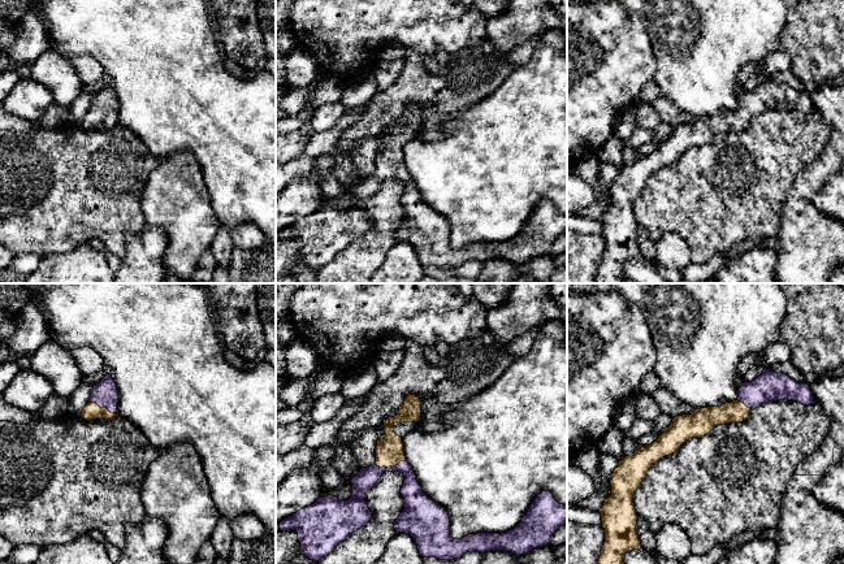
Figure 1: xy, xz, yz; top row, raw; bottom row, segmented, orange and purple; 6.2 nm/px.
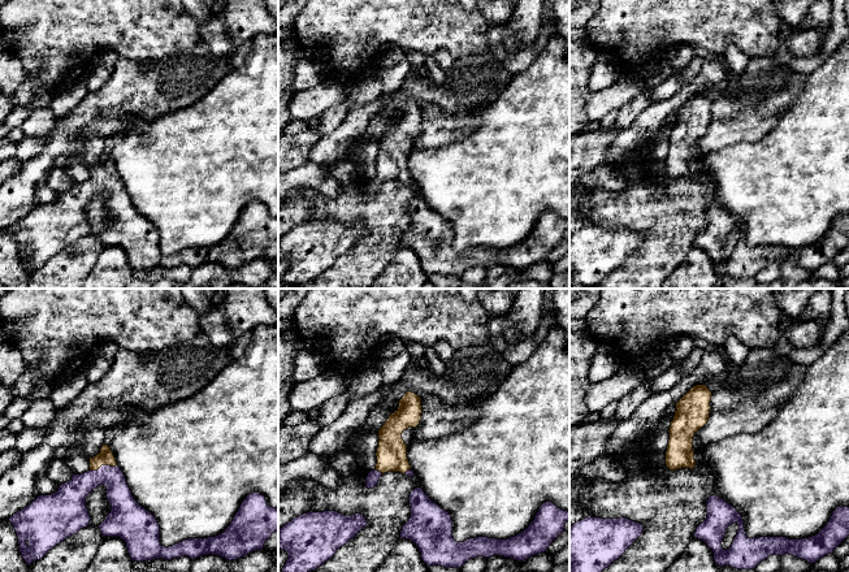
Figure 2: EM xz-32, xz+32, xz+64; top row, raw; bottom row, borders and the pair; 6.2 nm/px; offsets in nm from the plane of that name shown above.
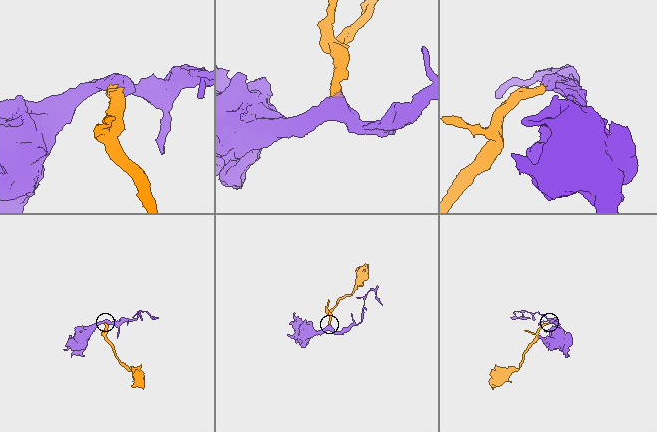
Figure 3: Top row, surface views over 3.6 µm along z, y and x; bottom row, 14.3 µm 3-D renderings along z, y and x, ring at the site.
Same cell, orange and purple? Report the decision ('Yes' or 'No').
Yes

